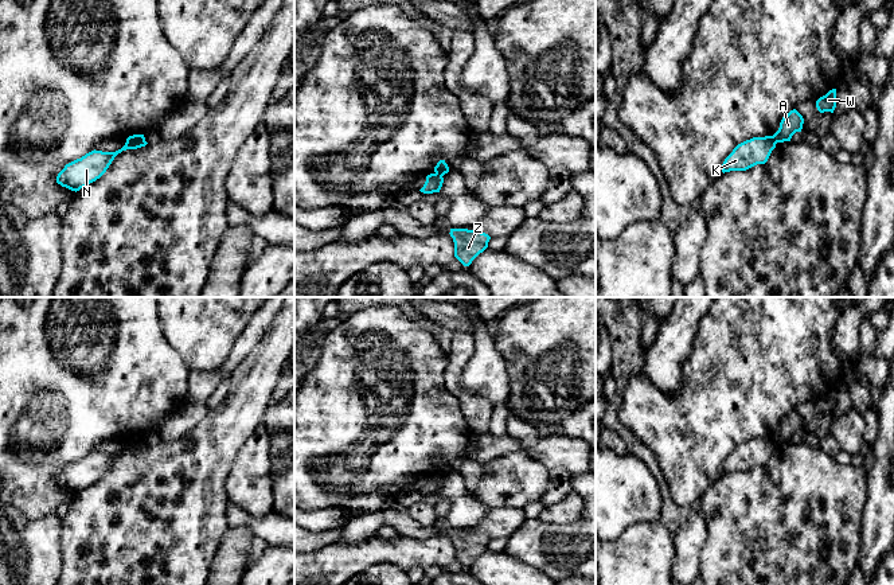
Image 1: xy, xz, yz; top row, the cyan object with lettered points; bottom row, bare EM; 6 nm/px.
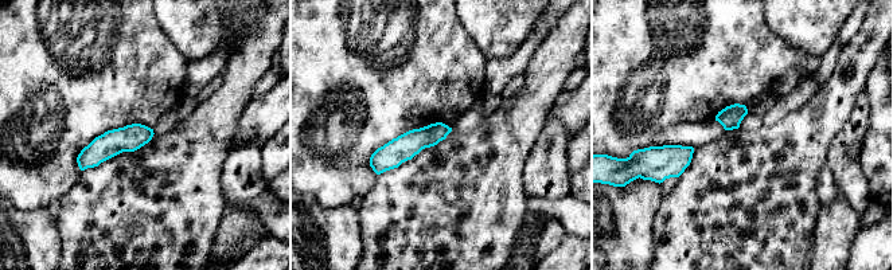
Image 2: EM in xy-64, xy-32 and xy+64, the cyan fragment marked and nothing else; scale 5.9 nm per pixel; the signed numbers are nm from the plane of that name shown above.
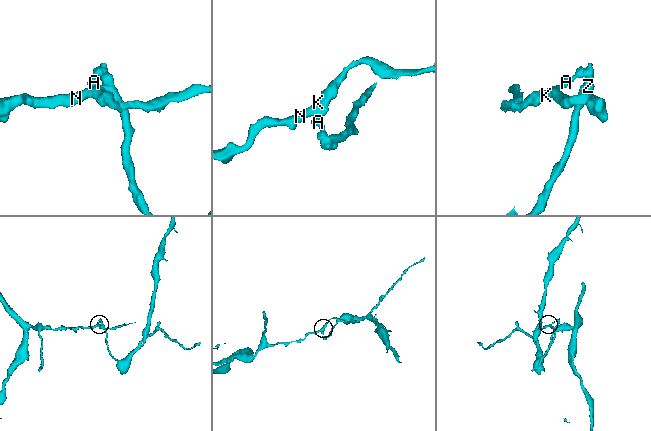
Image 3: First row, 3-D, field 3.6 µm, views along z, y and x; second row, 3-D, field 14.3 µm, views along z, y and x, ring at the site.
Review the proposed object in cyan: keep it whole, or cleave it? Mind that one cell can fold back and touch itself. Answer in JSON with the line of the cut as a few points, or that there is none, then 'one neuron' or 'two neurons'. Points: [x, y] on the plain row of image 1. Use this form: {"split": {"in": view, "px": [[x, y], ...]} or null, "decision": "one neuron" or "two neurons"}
{"split": {"in": "xz", "px": [[436, 474], [442, 476]]}, "decision": "two neurons"}

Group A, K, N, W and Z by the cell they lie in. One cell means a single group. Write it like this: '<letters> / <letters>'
A W Z / K N

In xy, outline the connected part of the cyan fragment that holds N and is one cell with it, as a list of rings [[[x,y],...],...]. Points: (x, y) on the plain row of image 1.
[[[138,436],[138,438],[132,442],[126,441],[125,446],[116,453],[102,453],[94,451],[81,460],[66,465],[58,475],[56,484],[77,494],[99,480],[118,455],[126,451],[137,451],[145,448],[147,445],[148,444],[145,442],[144,436]]]

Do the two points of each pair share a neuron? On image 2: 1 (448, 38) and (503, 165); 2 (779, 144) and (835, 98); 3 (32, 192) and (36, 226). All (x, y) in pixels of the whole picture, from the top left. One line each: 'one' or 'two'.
1: two
2: one
3: two

